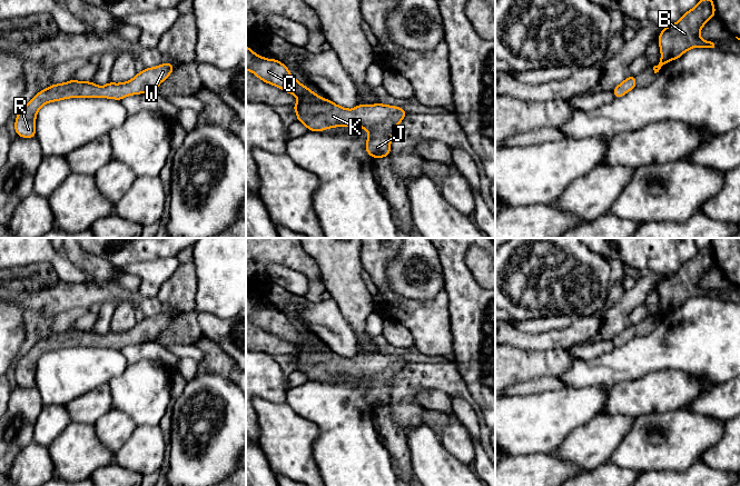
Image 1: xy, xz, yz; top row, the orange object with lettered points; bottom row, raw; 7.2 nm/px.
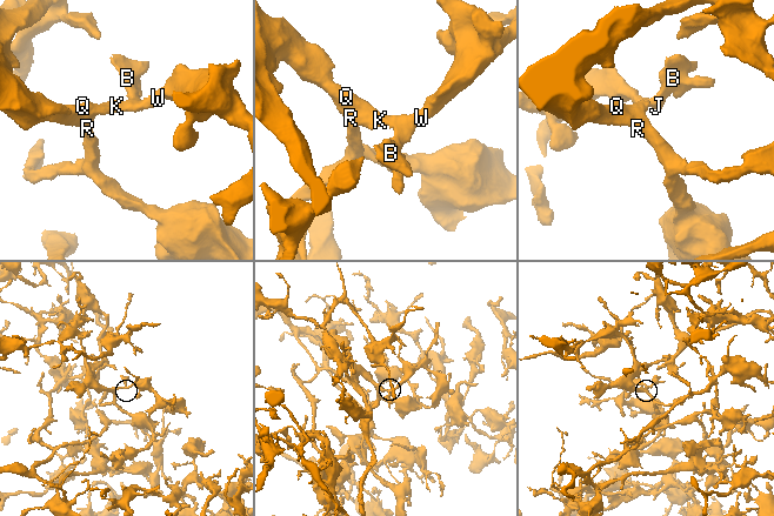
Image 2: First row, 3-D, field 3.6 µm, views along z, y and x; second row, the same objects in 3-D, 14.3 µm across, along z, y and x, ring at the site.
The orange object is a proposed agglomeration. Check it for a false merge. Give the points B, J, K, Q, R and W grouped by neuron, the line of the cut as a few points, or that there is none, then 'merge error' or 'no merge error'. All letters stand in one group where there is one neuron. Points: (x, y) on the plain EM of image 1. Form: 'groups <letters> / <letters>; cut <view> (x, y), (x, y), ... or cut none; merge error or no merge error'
groups B J K Q R W; cut none; no merge error

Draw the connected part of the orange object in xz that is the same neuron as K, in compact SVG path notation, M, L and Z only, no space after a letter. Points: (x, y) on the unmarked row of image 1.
M246 295L246 319L251 320L257 327L272 335L276 335L287 343L294 344L298 347L298 351L292 357L297 363L297 370L304 373L309 380L325 380L327 377L358 376L368 380L366 389L366 401L374 408L389 405L391 390L395 377L406 365L403 357L388 354L357 354L353 359L341 356L329 348L324 348L317 345L313 339L303 335L289 321L288 317L276 308L266 308L257 305L248 295Z

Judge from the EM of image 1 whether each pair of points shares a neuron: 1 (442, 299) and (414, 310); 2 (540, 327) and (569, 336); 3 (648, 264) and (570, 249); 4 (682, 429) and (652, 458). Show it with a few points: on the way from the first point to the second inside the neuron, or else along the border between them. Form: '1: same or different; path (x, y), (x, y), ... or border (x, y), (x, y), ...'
1: same; path (435, 306), (431, 310), (421, 310)
2: different; border (574, 320), (560, 329), (540, 333), (523, 330)
3: different; border (589, 249), (608, 260)
4: same; path (676, 437), (660, 450)

